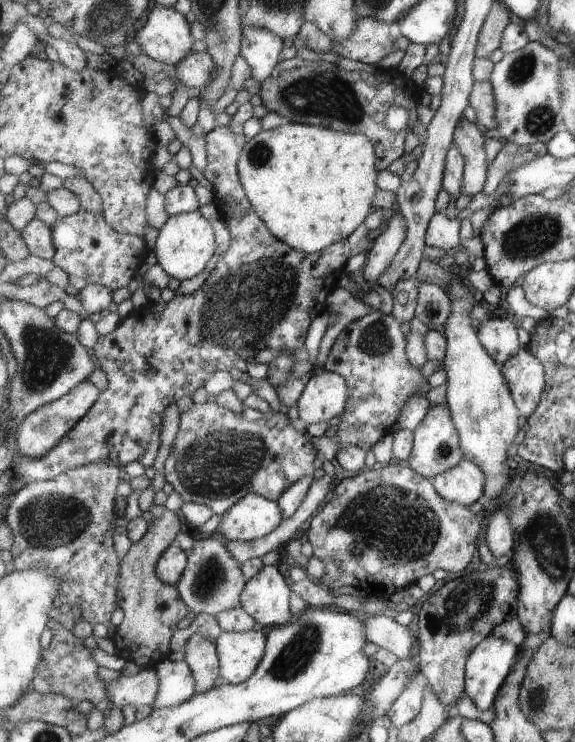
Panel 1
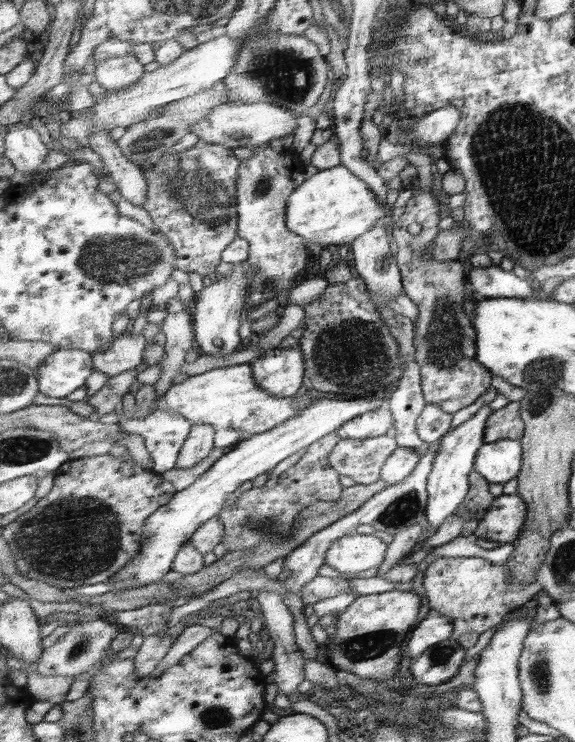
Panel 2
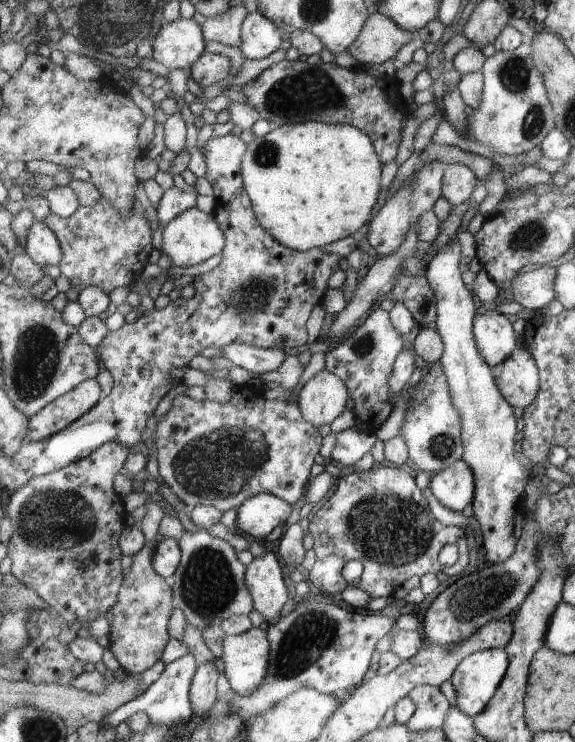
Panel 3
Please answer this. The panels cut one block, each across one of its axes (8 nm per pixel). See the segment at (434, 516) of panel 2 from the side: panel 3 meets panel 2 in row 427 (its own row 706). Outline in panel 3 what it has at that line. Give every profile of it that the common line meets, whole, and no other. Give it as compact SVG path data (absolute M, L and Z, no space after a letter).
M505 649L482 650L465 658L451 676L451 684L457 696L455 706L467 716L475 717L482 713L506 677L509 662L510 654Z

